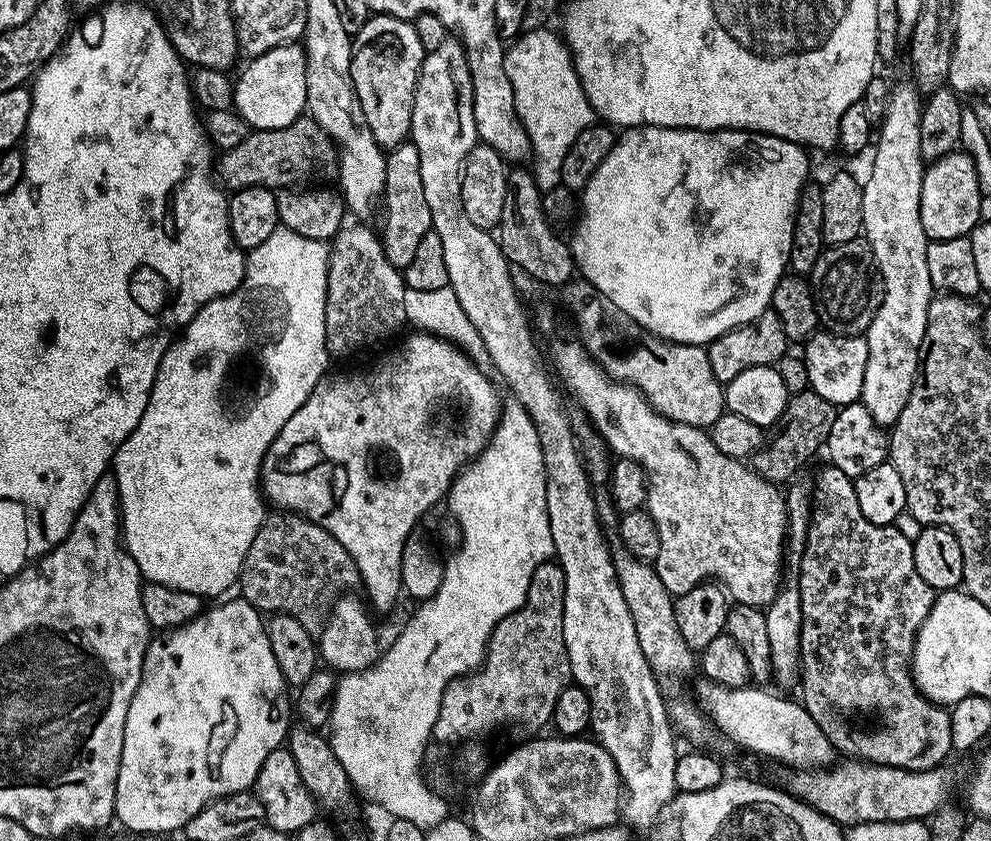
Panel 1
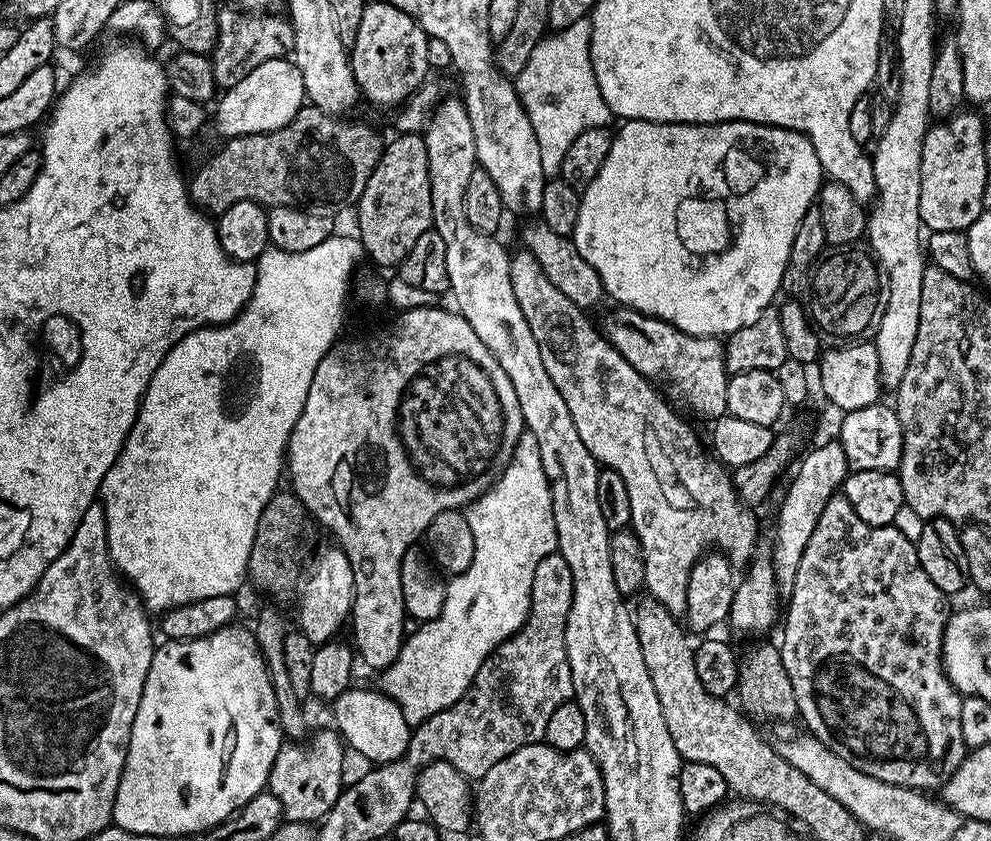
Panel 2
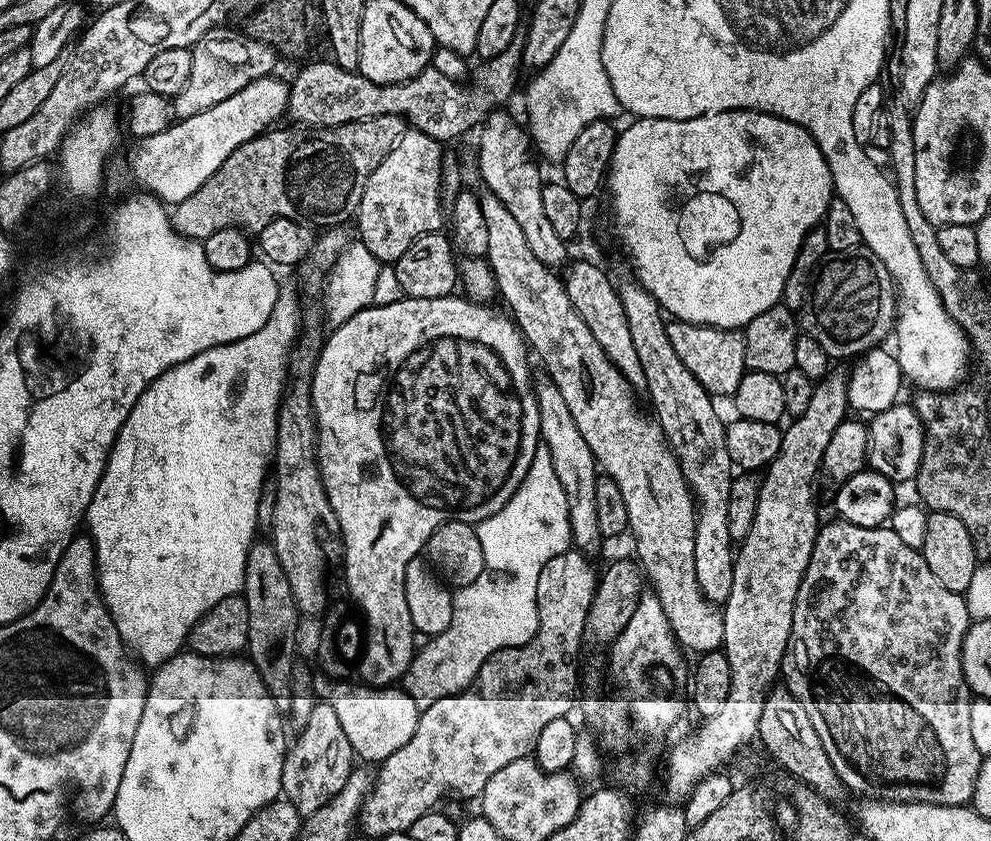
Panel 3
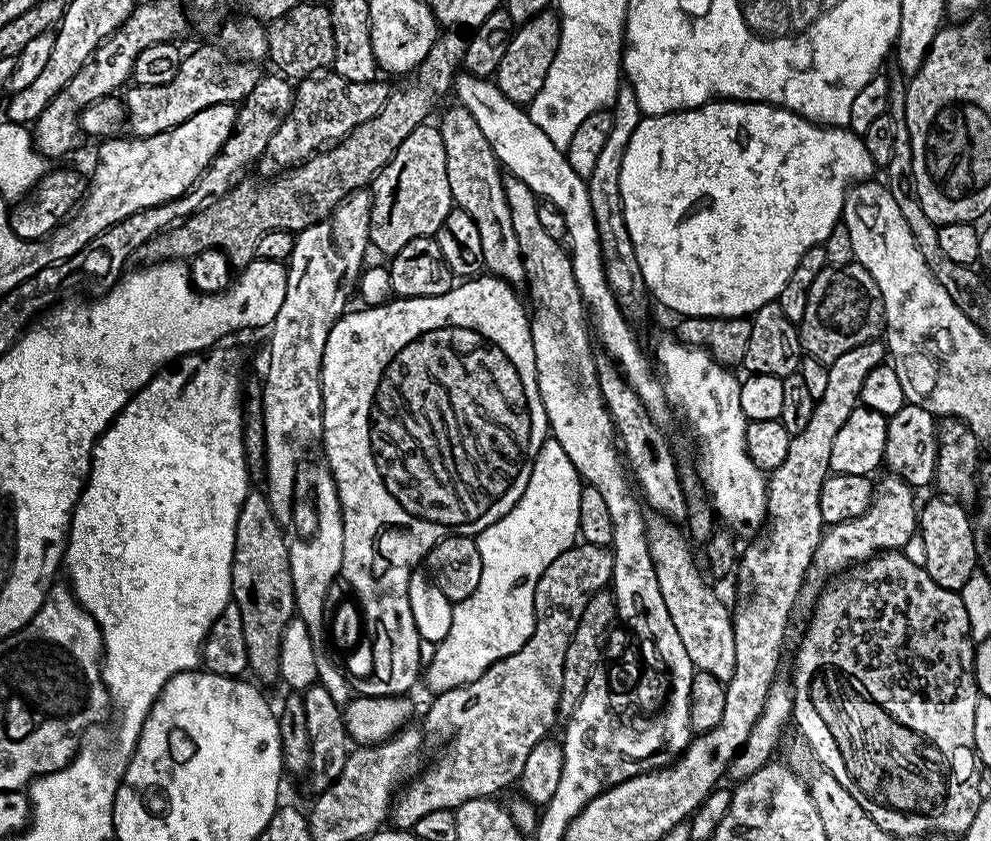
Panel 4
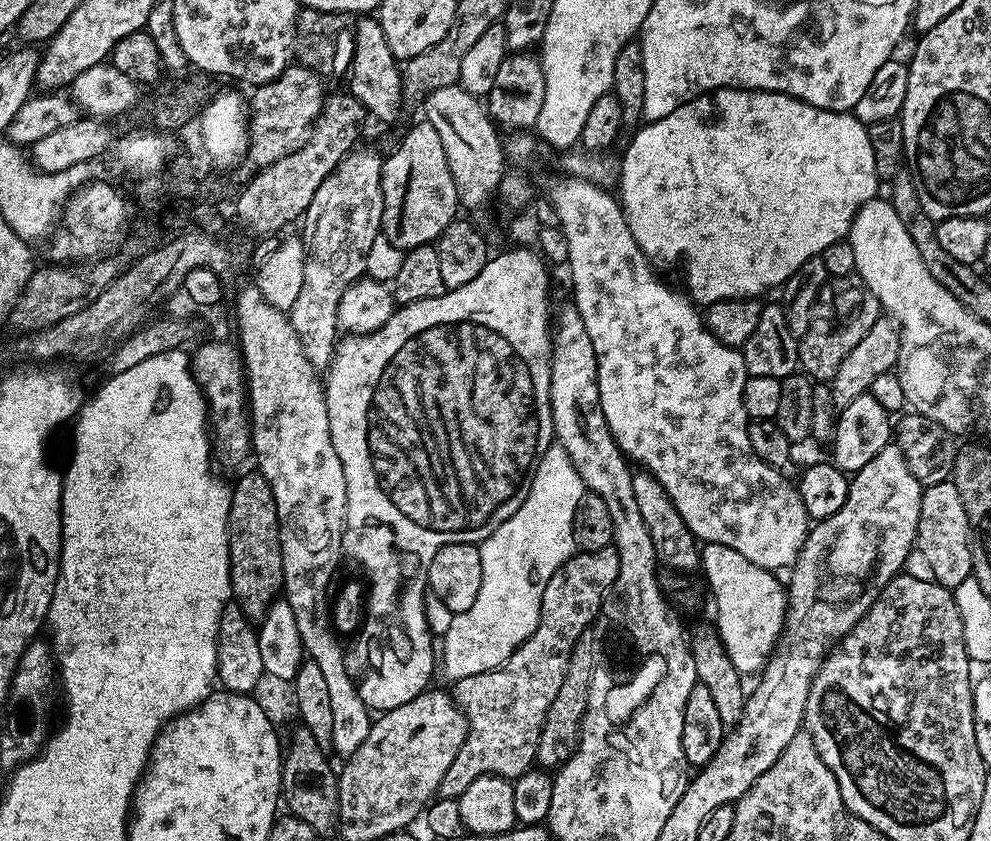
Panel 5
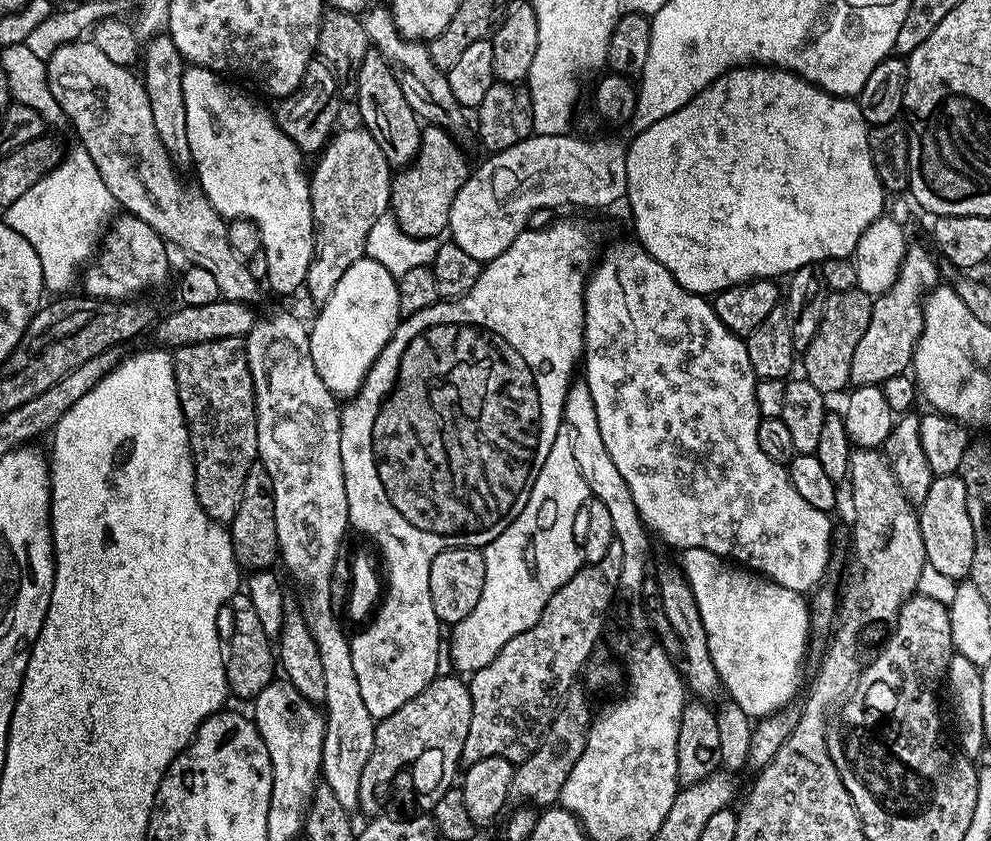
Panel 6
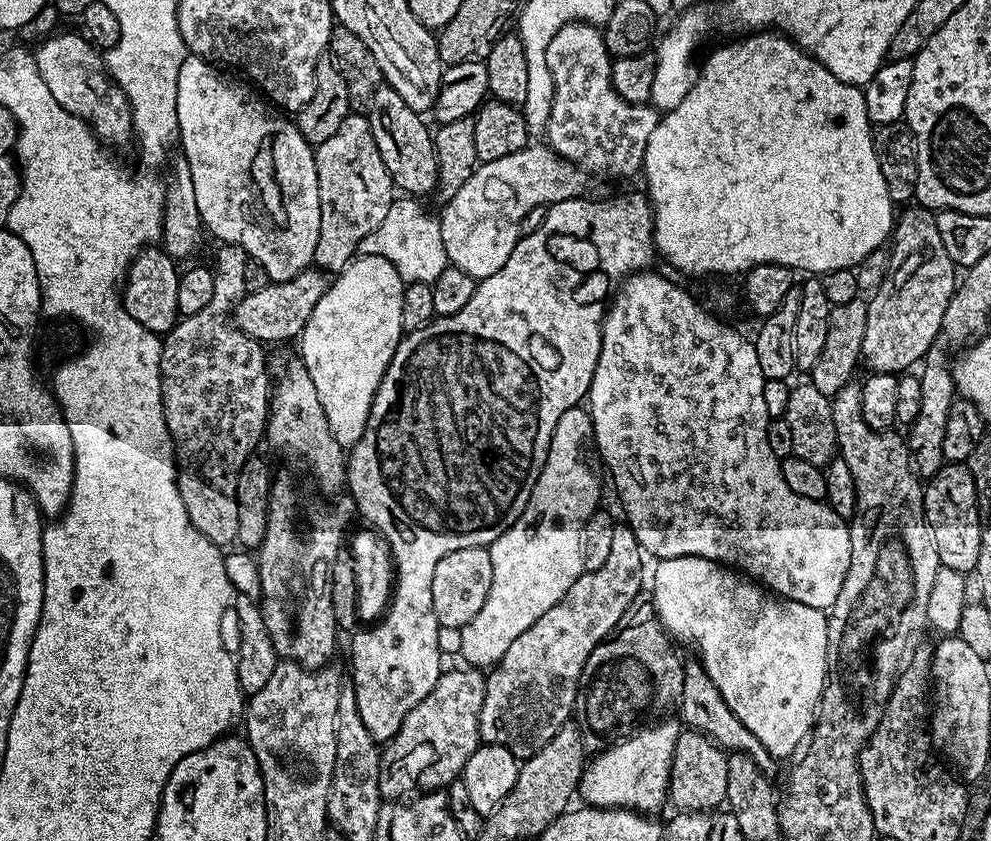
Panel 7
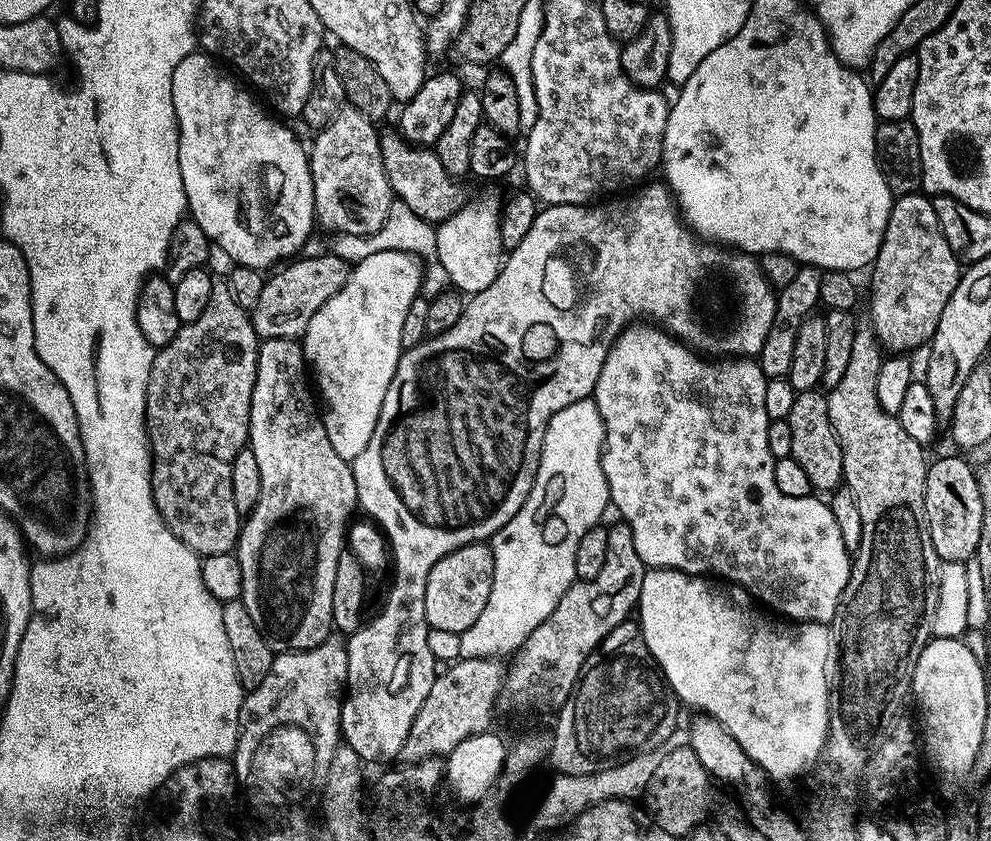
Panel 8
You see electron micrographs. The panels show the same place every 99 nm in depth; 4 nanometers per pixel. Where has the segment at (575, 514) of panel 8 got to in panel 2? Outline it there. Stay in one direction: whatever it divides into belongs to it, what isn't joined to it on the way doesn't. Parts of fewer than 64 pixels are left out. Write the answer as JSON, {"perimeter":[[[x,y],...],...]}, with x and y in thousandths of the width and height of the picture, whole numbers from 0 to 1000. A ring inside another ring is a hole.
{"perimeter":[[[531,511],[526,516],[513,558],[492,584],[471,600],[470,612],[474,621],[474,631],[478,634],[478,668],[474,668],[474,678],[451,691],[450,716],[446,721],[446,730],[442,730],[440,737],[427,738],[421,746],[424,748],[409,760],[400,786],[382,800],[382,822],[402,837],[410,859],[415,863],[458,839],[478,811],[491,780],[508,761],[516,761],[522,749],[533,738],[539,678],[543,668],[547,668],[547,663],[562,655],[557,577],[553,573],[551,559],[547,559],[547,545],[539,516]]]}

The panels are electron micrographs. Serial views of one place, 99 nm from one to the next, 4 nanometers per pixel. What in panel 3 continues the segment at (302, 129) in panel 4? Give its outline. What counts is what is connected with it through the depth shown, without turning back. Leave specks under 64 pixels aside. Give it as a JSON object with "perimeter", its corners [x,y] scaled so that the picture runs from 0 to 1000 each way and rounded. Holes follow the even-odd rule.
{"perimeter":[[[526,46],[517,48],[514,56],[491,68],[491,73],[481,83],[479,80],[476,94],[478,93],[480,106],[476,102],[470,105],[463,96],[447,92],[435,77],[409,99],[381,100],[362,84],[345,83],[334,71],[317,74],[307,80],[292,99],[289,136],[291,140],[301,145],[300,149],[314,152],[338,152],[377,138],[404,138],[413,151],[450,171],[452,166],[487,149],[493,133],[506,127],[506,121],[518,112],[523,83],[526,84],[527,81],[527,56]]]}

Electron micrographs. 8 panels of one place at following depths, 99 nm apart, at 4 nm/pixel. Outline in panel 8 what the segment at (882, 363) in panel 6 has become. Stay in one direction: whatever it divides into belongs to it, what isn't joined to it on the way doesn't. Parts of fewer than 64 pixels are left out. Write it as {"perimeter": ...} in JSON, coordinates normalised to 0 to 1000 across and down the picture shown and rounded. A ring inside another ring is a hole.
{"perimeter":[[[932,231],[905,233],[900,239],[898,259],[892,275],[892,287],[884,303],[880,323],[880,382],[878,389],[888,404],[889,415],[900,421],[920,421],[923,414],[931,415],[939,405],[942,392],[947,392],[947,378],[963,350],[971,322],[970,310],[959,297],[959,288],[947,269],[947,254],[942,254],[939,237]]]}

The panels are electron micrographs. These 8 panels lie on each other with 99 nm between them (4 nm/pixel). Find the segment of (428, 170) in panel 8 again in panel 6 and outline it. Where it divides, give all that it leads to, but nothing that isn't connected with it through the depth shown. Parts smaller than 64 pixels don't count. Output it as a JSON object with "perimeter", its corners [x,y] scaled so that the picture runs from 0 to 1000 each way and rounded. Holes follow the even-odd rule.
{"perimeter":[[[372,59],[369,69],[365,69],[365,78],[357,87],[357,95],[359,124],[363,127],[362,146],[370,152],[377,169],[381,169],[381,178],[385,178],[397,201],[403,202],[415,195],[424,177],[426,144],[414,121],[410,121],[410,112],[406,112],[400,87],[382,62]]]}

